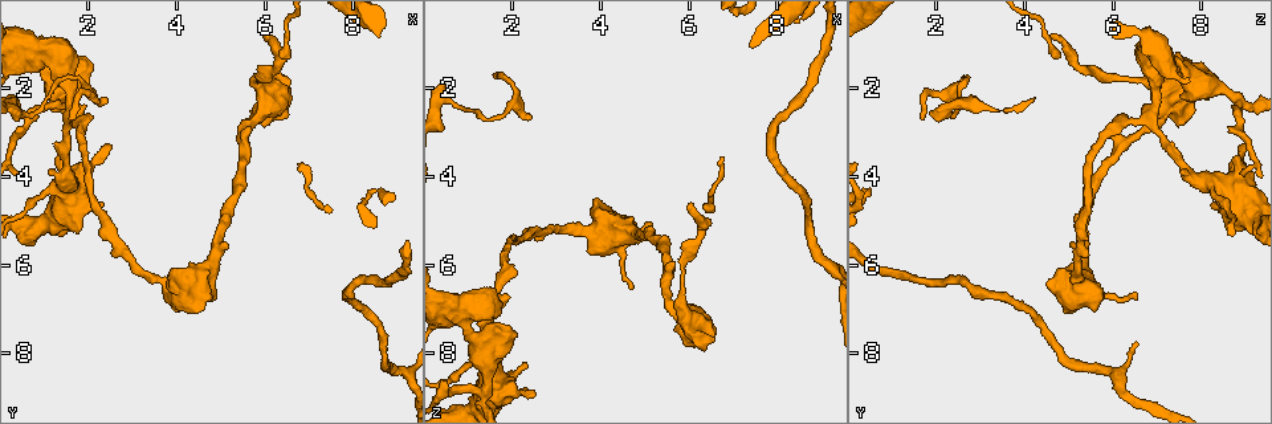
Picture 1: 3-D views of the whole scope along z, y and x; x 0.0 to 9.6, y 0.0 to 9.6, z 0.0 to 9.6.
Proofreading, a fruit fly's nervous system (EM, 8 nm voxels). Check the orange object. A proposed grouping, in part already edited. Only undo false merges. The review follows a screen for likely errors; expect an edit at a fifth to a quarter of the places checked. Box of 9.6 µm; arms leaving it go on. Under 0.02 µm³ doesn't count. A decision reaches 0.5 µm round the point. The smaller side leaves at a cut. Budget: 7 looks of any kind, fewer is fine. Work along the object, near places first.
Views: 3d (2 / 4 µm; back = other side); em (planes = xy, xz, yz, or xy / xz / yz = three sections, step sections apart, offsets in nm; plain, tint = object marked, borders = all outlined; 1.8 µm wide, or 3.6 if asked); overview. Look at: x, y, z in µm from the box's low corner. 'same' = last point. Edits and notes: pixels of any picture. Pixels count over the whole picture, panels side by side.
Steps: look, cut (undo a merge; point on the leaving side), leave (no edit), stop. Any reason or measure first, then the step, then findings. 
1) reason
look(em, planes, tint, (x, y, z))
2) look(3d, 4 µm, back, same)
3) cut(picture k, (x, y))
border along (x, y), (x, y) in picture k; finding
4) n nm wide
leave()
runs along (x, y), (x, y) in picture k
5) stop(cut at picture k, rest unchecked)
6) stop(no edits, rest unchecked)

thin neck
look(3d, 2 µm, (5.85, 1.75, 6.35))

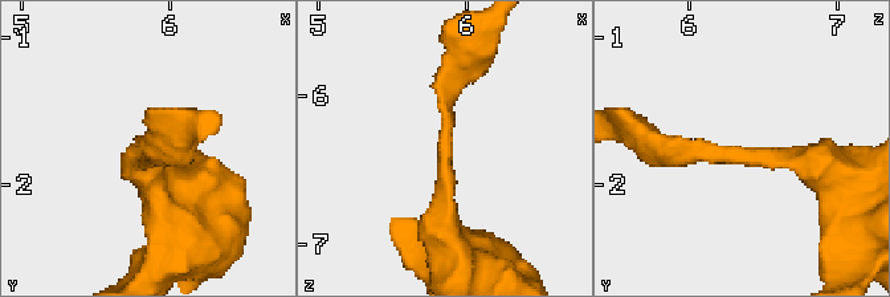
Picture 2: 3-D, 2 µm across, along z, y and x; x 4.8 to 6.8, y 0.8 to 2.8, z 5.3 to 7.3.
arms of 220, 300 nm
look(em, xy, step 8, tint, (5.88, 1.82, 6.30))

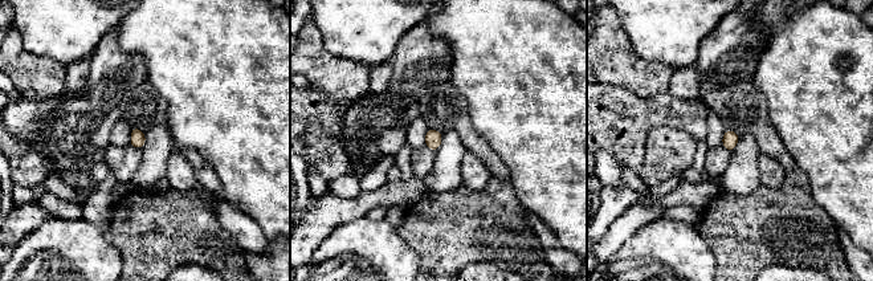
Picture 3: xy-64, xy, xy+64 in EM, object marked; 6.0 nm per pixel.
90 nm wide
leave()
all the same neuron

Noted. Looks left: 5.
sharp bend
look(em, planes, tint, (1.55, 4.15, 8.45))

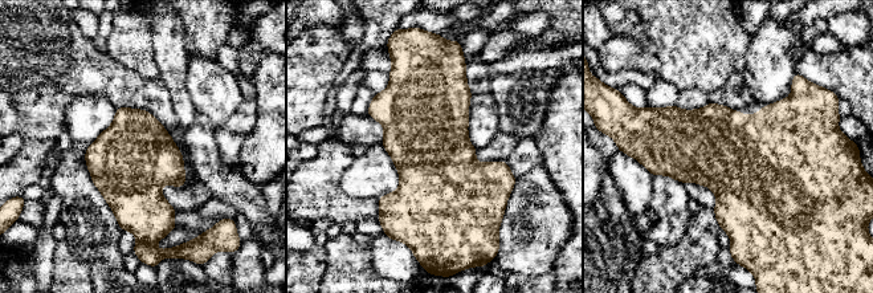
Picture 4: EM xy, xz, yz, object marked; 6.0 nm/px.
leave()
continuous, no second neuron

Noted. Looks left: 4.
abrupt turn
look(em, 3.6 µm, planes, tint, (1.05, 1.50, 7.60))

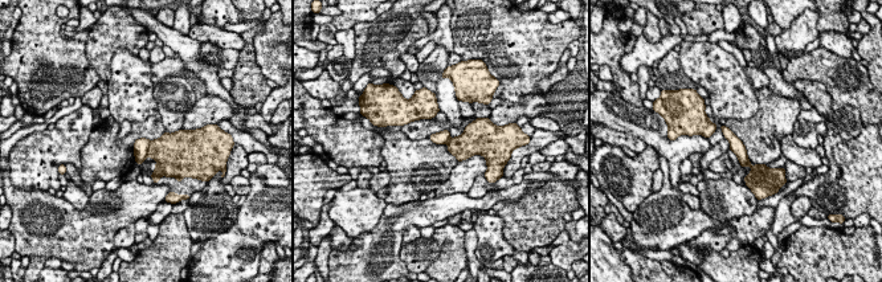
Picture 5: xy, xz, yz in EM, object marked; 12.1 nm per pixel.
170 nm wide
cut(picture 5, (167, 150))
a second neuron is stuck on

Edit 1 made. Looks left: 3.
stop(cut at picture 5, rest unchecked)

